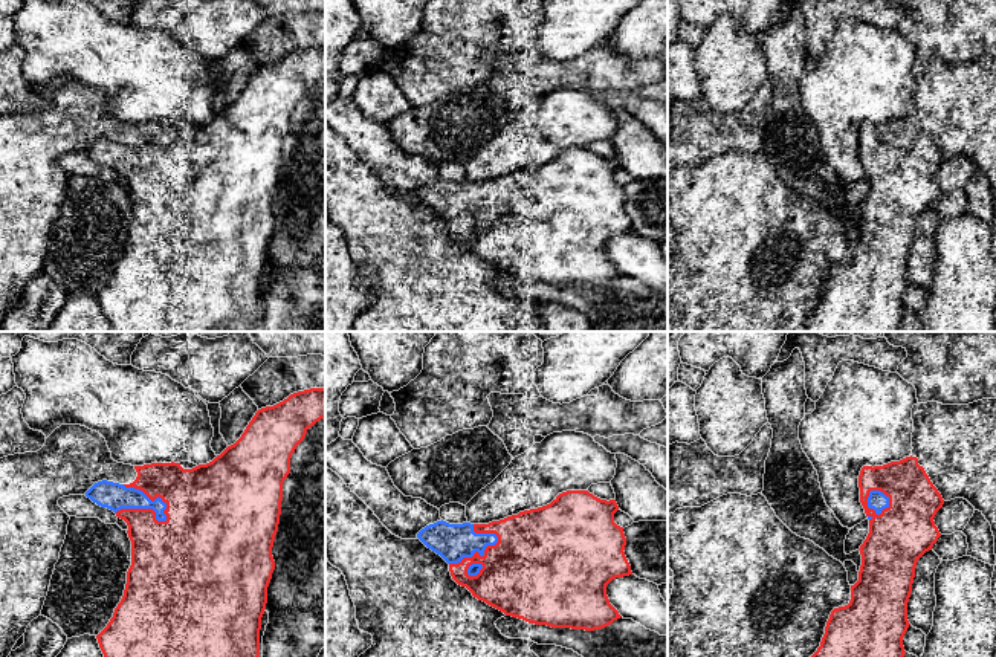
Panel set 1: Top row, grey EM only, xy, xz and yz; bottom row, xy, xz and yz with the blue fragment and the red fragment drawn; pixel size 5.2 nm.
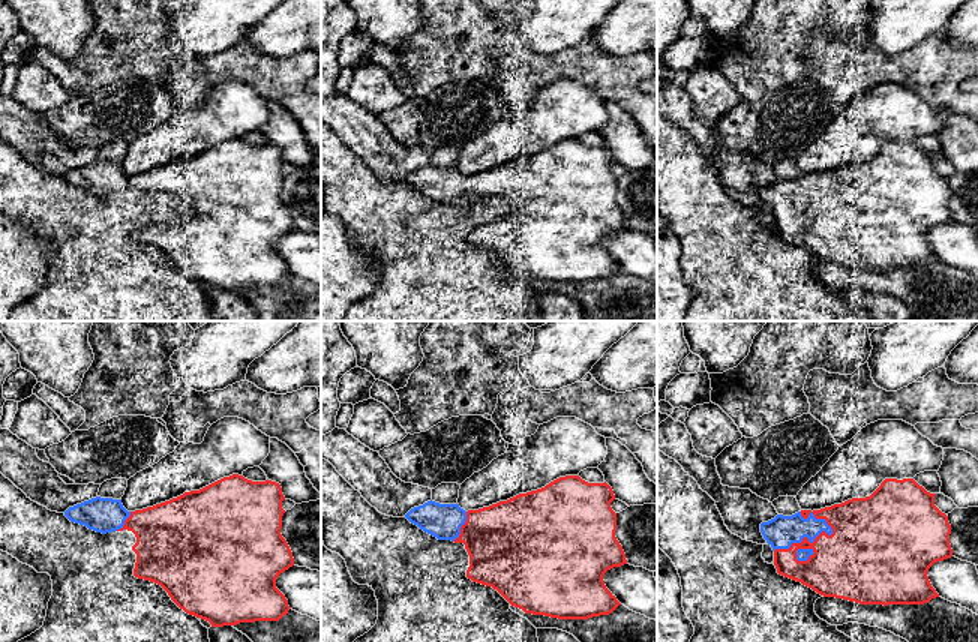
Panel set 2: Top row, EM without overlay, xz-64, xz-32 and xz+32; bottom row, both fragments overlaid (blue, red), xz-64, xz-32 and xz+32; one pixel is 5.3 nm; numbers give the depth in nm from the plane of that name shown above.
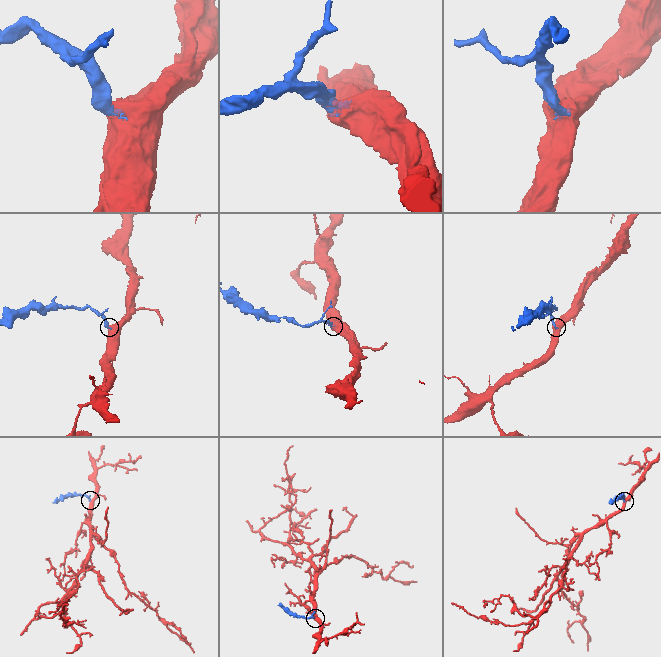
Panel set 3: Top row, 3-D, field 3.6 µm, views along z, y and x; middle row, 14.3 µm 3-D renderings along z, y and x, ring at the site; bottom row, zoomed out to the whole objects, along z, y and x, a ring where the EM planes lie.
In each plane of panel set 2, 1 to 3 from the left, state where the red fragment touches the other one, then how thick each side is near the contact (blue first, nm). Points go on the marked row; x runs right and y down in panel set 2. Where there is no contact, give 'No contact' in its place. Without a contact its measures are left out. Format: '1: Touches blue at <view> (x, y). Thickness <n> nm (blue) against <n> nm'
1: Touches blue at xz-64 (123, 522). Thickness 190 nm (blue) against 340 nm
2: Touches blue at xz-32 (461, 525). Thickness 190 nm (blue) against 420 nm
3: Touches blue at xz+32 (804, 536). Thickness 170 nm (blue) against 320 nm

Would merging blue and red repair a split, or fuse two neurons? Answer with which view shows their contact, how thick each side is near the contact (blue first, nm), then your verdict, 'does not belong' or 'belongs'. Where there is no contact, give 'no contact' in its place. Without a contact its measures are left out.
xy | 140/340 nm | belongs

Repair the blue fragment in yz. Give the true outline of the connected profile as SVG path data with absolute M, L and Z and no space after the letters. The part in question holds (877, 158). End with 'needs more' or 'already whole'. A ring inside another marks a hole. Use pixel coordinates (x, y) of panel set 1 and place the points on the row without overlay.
M917 115L863 124L859 145L869 177L869 191L859 206L859 238L851 243L849 261L831 269L820 304L808 316L805 332L900 332L906 312L903 295L910 283L907 260L915 225L941 194L933 176L944 157Z; needs more

